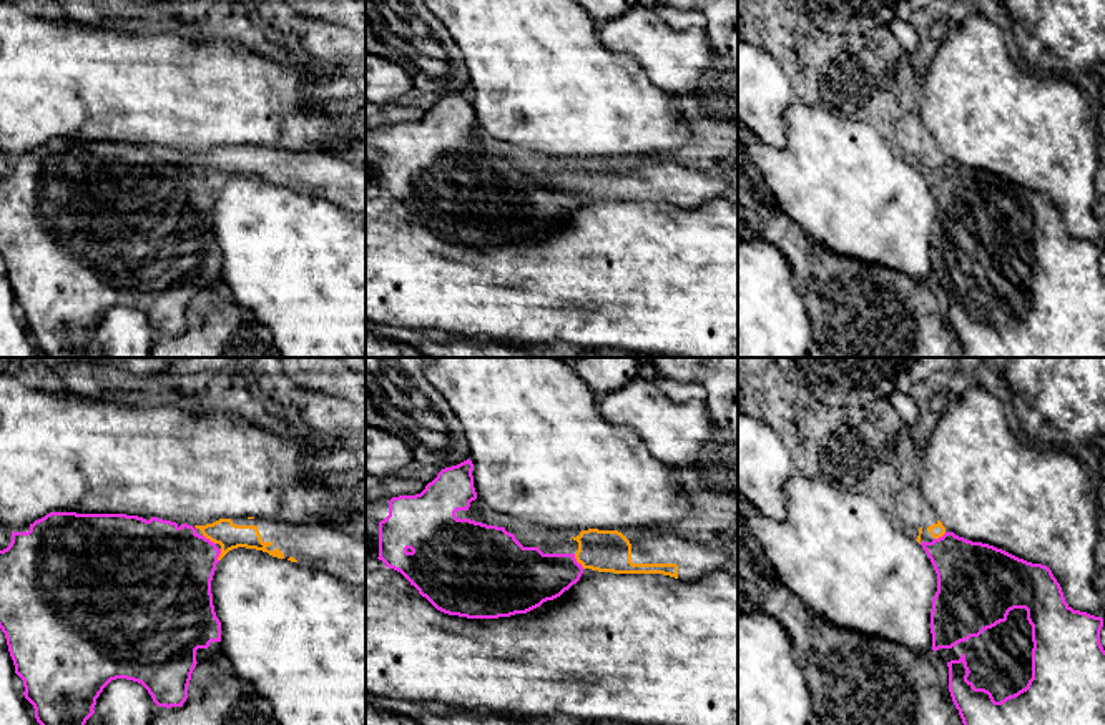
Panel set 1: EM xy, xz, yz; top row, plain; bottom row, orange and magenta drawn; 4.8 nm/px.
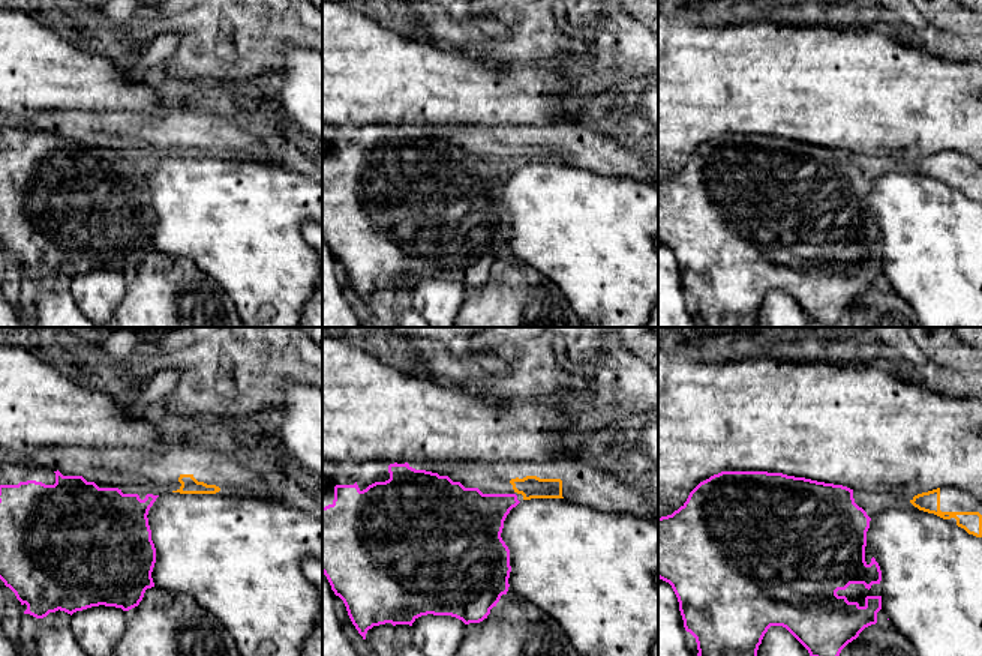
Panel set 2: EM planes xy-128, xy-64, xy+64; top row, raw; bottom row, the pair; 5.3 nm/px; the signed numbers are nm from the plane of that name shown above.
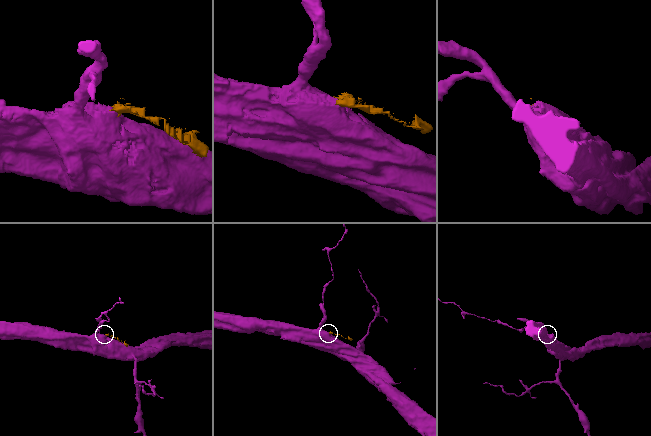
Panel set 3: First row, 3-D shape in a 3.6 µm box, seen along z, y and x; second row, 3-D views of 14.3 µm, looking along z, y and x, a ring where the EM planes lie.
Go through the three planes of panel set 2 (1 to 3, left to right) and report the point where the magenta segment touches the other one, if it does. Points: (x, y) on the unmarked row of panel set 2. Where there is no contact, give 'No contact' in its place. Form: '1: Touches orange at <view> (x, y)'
1: No contact
2: No contact
3: No contact

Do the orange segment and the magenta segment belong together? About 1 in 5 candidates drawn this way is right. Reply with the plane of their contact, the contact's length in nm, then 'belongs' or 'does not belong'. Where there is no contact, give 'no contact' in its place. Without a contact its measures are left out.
xz | 90 nm | does not belong

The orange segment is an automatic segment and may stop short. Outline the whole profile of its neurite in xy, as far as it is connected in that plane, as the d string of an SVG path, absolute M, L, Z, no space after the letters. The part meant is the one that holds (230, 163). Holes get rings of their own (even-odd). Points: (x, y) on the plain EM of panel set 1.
M248 145L193 155L216 171L221 178L218 188L238 175L256 176L366 213L366 170L334 153Z

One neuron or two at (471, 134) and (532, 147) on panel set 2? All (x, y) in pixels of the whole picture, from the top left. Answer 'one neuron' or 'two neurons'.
one neuron

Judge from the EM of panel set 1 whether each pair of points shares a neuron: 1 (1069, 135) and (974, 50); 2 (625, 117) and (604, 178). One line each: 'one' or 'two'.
1: one
2: two

